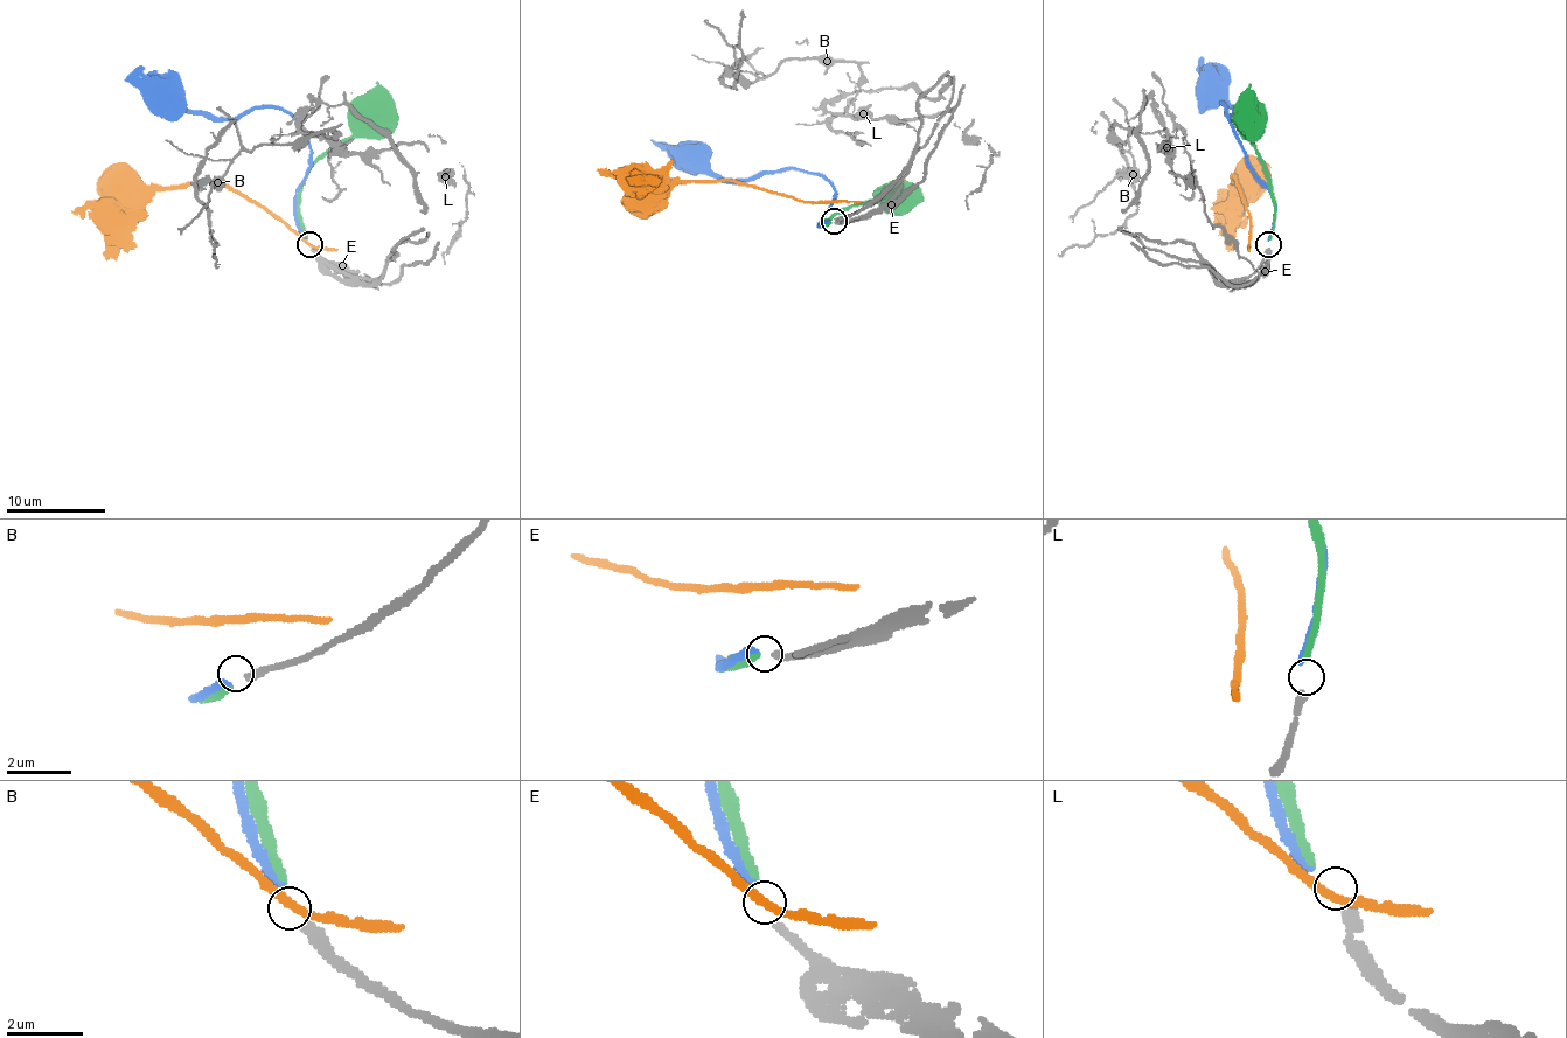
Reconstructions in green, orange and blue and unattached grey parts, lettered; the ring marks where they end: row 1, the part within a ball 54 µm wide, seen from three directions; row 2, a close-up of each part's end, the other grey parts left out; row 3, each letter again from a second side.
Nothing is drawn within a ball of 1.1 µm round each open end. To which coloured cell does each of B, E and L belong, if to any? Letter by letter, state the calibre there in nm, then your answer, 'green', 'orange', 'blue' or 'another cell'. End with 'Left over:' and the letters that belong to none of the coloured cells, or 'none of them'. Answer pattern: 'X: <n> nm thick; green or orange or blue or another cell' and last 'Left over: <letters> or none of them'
B: 240 nm thick; blue
E: 220 nm thick; green
L: 200 nm thick; another cell
Left over: L

